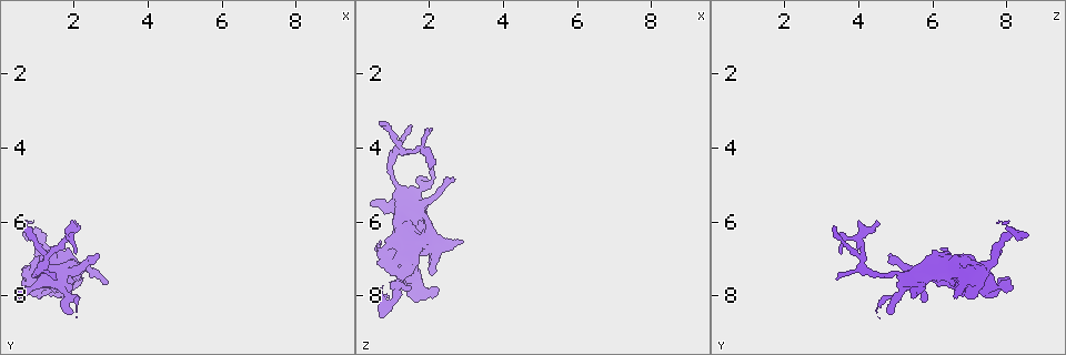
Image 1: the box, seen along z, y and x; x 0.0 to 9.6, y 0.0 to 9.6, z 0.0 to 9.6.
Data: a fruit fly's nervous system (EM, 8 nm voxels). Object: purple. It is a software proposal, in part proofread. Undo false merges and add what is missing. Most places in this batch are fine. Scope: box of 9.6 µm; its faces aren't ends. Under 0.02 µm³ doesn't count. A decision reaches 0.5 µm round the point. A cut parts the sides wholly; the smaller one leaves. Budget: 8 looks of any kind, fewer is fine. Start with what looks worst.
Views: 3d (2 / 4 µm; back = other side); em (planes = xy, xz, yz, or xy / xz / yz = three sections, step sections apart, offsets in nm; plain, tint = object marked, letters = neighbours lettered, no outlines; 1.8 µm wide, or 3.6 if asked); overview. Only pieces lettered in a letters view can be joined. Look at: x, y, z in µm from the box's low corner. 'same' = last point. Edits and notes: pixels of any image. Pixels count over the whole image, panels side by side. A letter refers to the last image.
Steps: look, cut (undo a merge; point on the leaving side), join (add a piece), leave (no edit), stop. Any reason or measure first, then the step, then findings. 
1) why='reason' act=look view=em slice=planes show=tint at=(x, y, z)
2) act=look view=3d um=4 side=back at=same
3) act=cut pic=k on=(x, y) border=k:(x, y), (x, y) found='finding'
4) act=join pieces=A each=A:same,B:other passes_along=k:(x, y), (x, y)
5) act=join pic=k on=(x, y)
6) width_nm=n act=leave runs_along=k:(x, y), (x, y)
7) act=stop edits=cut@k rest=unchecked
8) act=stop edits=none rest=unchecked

why='an open end' act=look view=em slice=planes show=letters at=(1.10, 8.15, 7.00)

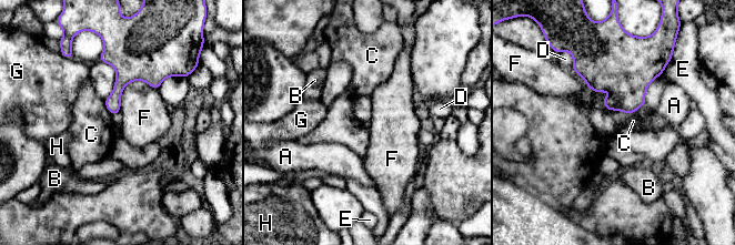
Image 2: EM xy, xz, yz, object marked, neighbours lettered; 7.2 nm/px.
act=leave each=A:other,B:other,C:other,D:other,E:other,F:other,G:other,H:other border=2:(644, 104), (634, 112), (626, 113) found='no lettered piece goes on from it'

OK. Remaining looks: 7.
why='branch stops here' act=look view=em slice=planes show=letters at=(2.00, 7.00, 5.90)

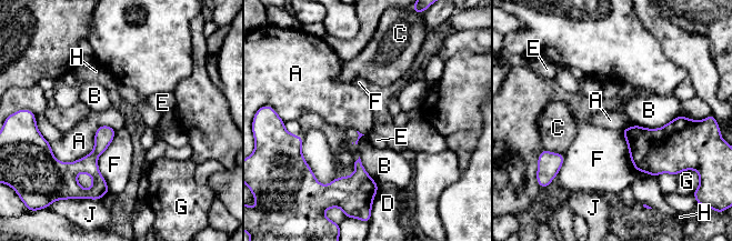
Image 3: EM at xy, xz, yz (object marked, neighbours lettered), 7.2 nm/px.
act=leave each=A:other,B:other,C:other,D:other,E:other,F:other,G:other,H:other,J:other runs_along=3:(106, 128), (93, 156), (102, 187) found='no lettered piece goes on from it'

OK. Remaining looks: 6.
act=look view=3d um=2 at=(2.00, 6.90, 3.55)

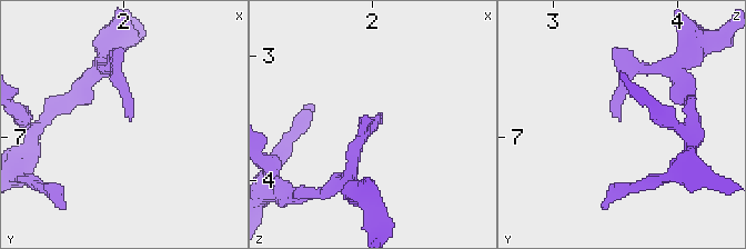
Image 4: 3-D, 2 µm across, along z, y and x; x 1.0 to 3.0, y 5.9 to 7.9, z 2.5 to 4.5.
why='now the EM' act=look view=em slice=xy step=16 show=letters at=(2.06, 6.84, 3.46)

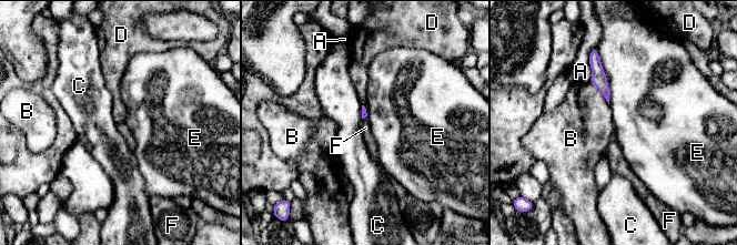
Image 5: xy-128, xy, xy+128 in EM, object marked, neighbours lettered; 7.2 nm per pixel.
act=look view=em slice=planes show=letters at=same

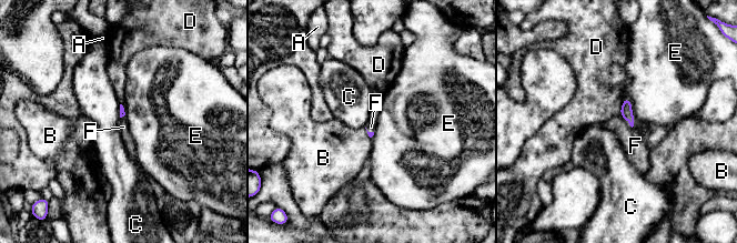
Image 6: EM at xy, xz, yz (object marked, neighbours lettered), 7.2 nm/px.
act=leave each=A:other,B:other,C:other,D:other,E:other,F:other border=6:(619, 114), (632, 128) found='none of them fits'

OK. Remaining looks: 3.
act=stop edits=none rest=unchecked

